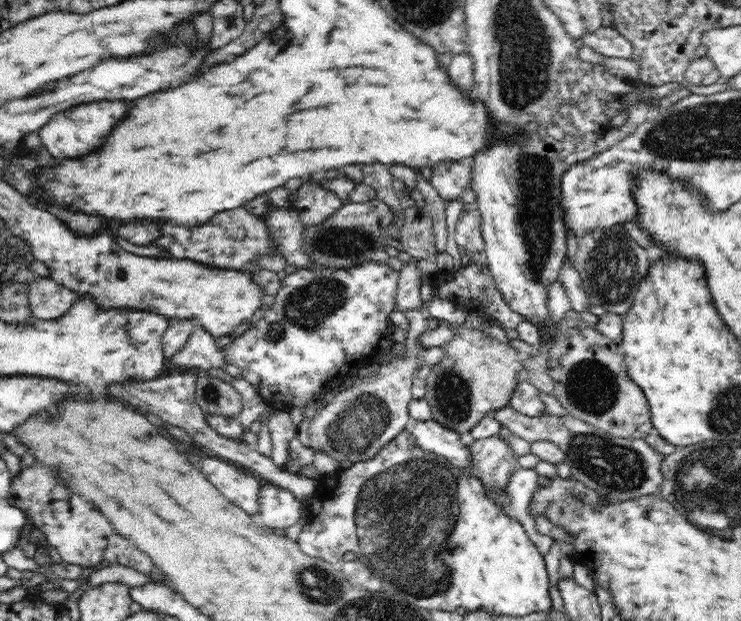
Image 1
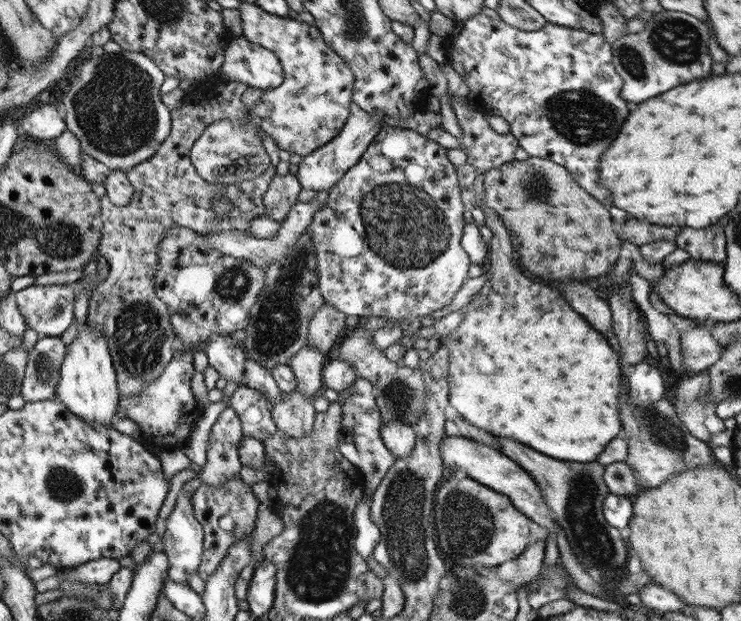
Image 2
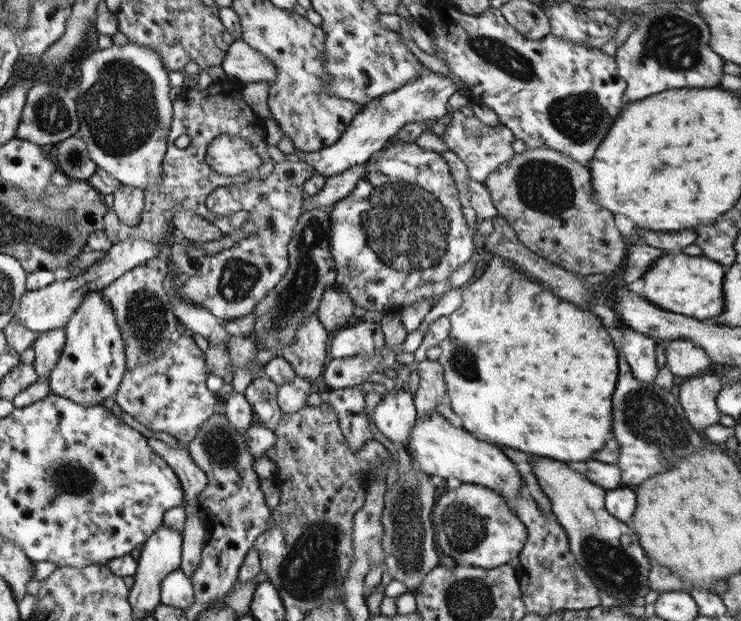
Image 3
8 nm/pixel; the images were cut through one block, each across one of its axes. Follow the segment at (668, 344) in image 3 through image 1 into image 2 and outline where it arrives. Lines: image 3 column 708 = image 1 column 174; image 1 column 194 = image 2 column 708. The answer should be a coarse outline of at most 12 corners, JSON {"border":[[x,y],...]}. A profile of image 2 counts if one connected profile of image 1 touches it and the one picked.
{"border":[[703,328],[680,337],[681,366],[705,372],[724,352]]}

